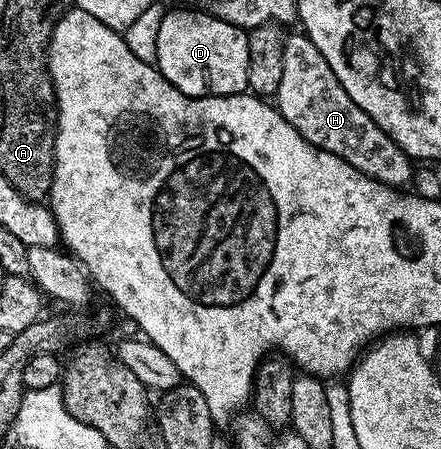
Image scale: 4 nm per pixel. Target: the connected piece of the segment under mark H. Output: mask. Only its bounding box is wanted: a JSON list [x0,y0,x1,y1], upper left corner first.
[276,32,415,186]

